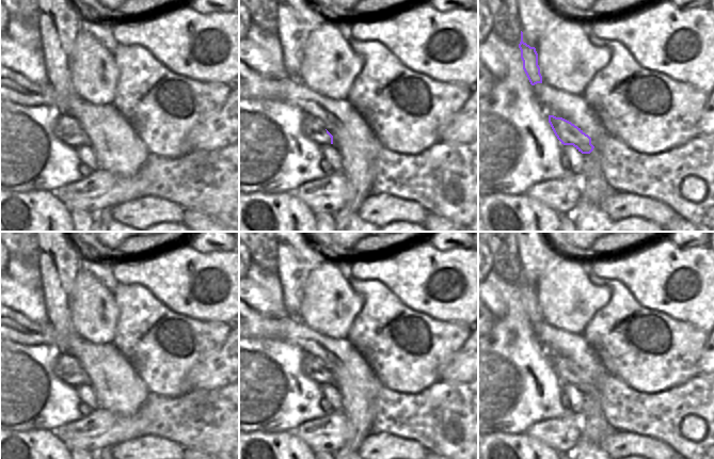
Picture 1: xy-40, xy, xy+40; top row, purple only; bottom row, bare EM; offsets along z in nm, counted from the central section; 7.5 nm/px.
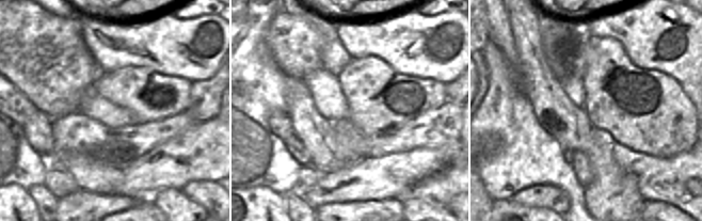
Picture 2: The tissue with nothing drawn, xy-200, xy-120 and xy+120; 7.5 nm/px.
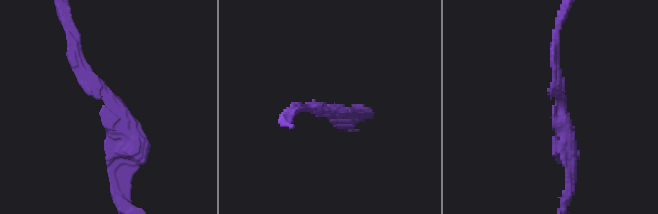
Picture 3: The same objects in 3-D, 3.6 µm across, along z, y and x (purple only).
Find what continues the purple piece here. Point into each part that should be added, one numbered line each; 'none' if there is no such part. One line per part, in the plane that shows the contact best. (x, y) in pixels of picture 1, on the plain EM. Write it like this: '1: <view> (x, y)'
none

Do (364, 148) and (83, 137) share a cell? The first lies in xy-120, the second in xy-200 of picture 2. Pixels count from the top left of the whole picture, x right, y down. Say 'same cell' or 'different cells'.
same cell

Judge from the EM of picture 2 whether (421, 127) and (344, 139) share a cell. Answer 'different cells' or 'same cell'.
same cell

